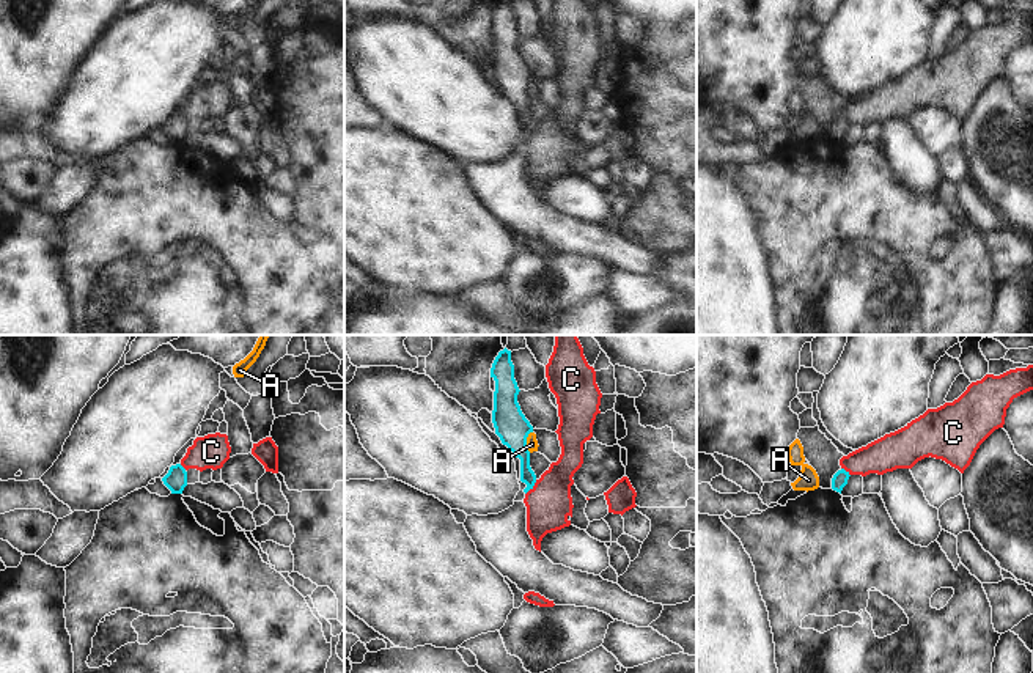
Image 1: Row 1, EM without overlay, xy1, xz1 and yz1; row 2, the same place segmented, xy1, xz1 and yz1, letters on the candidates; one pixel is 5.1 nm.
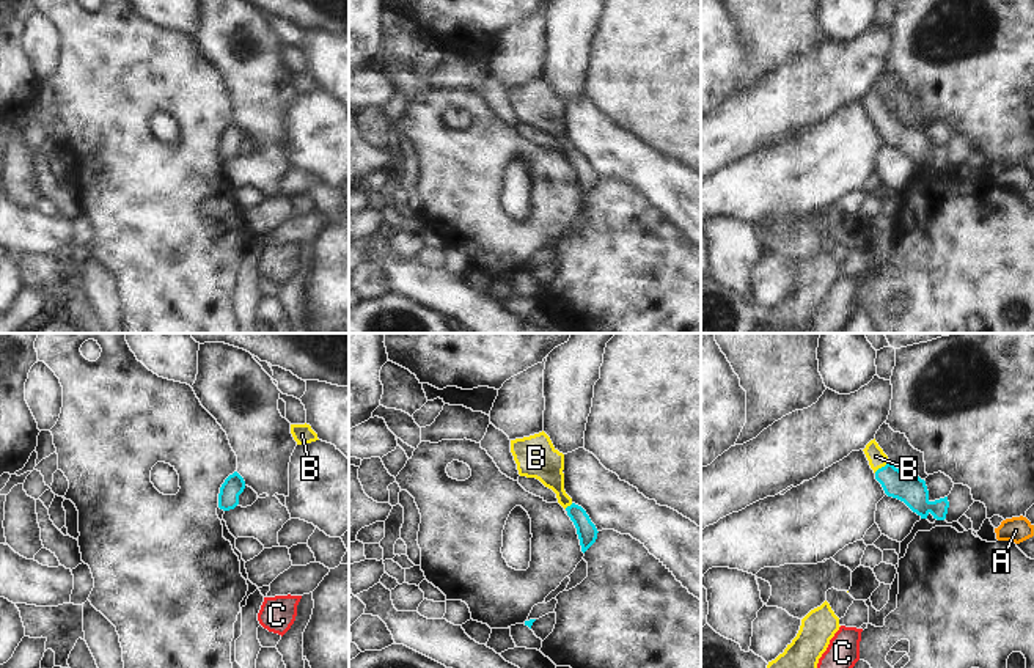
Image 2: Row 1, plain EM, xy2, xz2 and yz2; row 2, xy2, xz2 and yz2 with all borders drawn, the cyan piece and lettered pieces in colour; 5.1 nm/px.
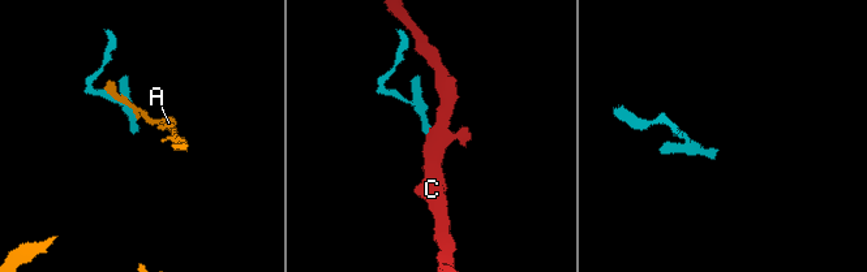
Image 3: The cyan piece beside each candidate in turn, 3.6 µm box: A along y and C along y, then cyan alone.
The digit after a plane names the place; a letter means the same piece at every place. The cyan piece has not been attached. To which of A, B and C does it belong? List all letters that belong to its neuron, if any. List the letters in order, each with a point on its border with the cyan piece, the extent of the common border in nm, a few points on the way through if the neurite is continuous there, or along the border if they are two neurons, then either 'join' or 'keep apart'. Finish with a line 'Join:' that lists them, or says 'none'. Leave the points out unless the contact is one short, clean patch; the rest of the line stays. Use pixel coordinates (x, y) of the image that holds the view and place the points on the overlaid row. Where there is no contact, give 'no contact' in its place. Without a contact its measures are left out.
A: meets cyan in xz1 at (525, 442); contact 110 nm long; keep apart
B: meets cyan in yz2 at (882, 467); contact 100 nm long; runs through yz2 (910, 489), (901, 486), (882, 467), (876, 456); join
C: meets cyan in xz1 at (532, 488); contact 100 nm long; border along xz1 (536, 480), (525, 494); keep apart
Join: B

